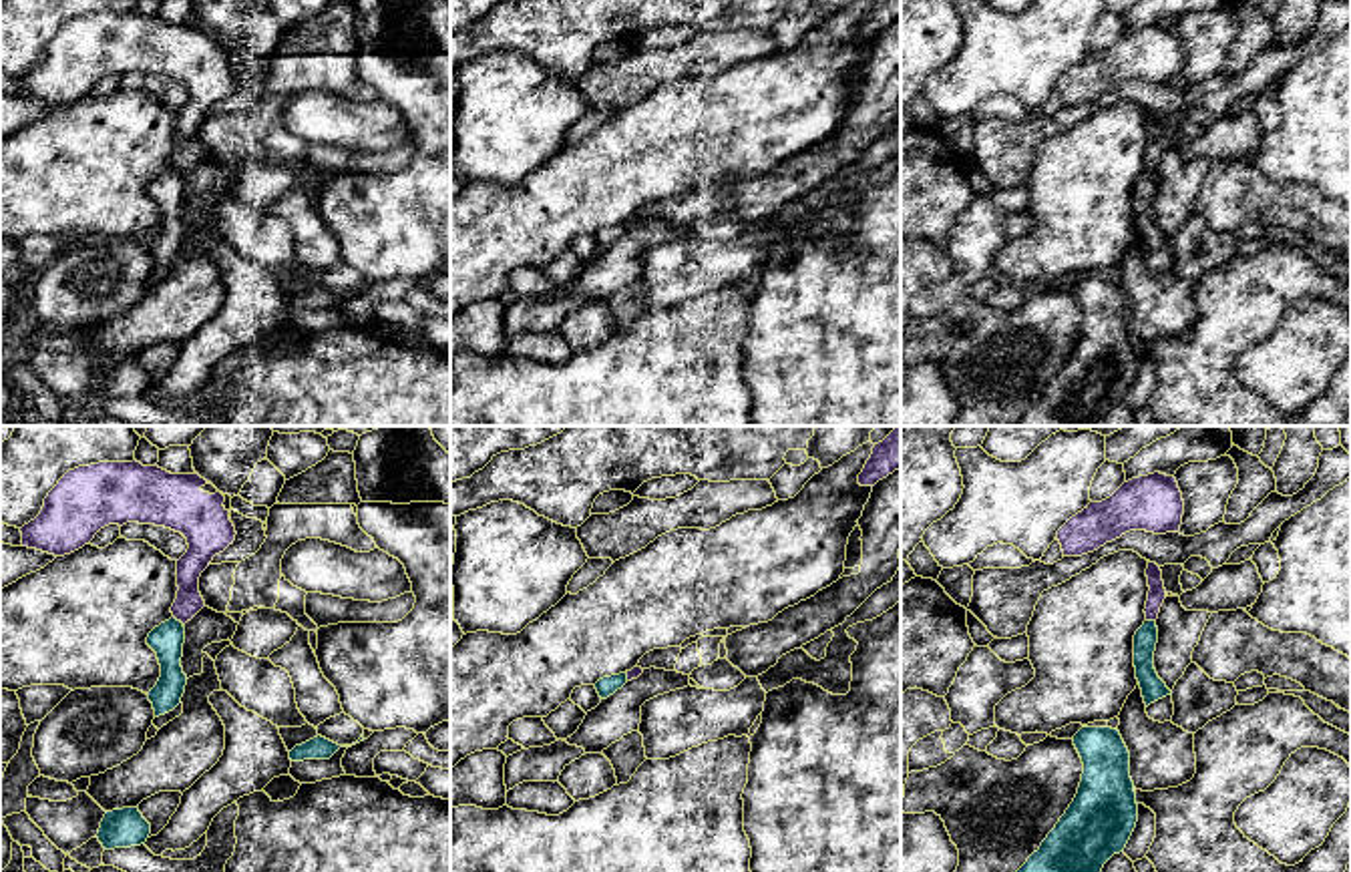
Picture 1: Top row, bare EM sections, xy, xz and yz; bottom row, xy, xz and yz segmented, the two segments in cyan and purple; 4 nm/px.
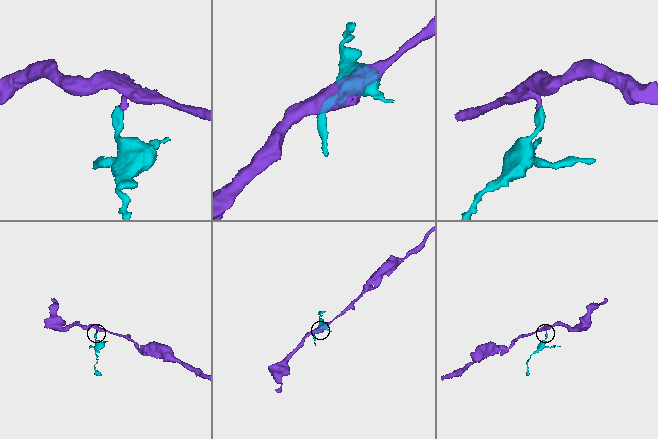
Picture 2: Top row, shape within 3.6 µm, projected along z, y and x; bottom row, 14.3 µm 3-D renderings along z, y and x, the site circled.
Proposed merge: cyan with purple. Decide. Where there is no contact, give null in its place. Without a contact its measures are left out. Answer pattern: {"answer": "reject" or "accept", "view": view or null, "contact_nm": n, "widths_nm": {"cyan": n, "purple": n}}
{"answer": "reject", "view": "xy", "contact_nm": 60, "widths_nm": {"cyan": 130, "purple": 110}}

